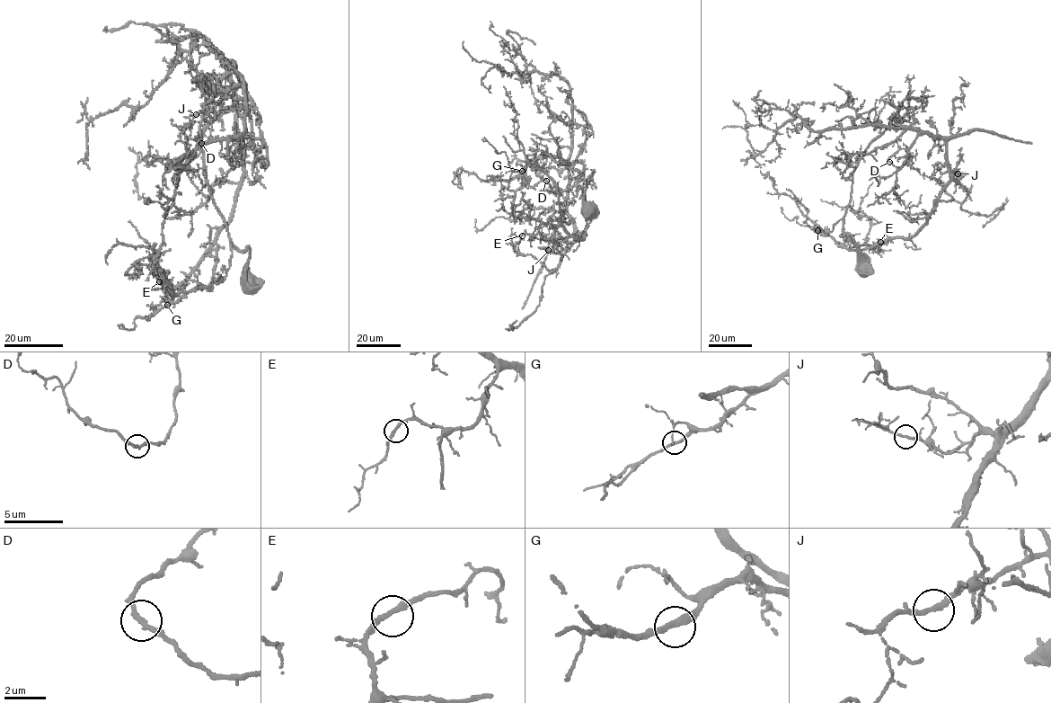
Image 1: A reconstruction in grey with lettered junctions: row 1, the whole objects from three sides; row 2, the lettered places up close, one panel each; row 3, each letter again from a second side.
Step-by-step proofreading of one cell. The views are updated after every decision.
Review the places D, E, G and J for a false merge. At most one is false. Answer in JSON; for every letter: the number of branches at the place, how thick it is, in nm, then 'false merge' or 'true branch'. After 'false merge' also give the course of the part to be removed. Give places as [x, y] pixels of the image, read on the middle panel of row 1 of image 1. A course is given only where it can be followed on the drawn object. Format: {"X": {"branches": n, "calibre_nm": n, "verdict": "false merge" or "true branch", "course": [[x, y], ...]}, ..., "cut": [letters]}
{"D": {"branches": 2, "calibre_nm": 200, "verdict": "true branch"}, "E": {"branches": 2, "calibre_nm": 220, "verdict": "true branch"}, "G": {"branches": 2, "calibre_nm": 240, "verdict": "true branch"}, "J": {"branches": 2, "calibre_nm": 240, "verdict": "true branch"}, "cut": []}

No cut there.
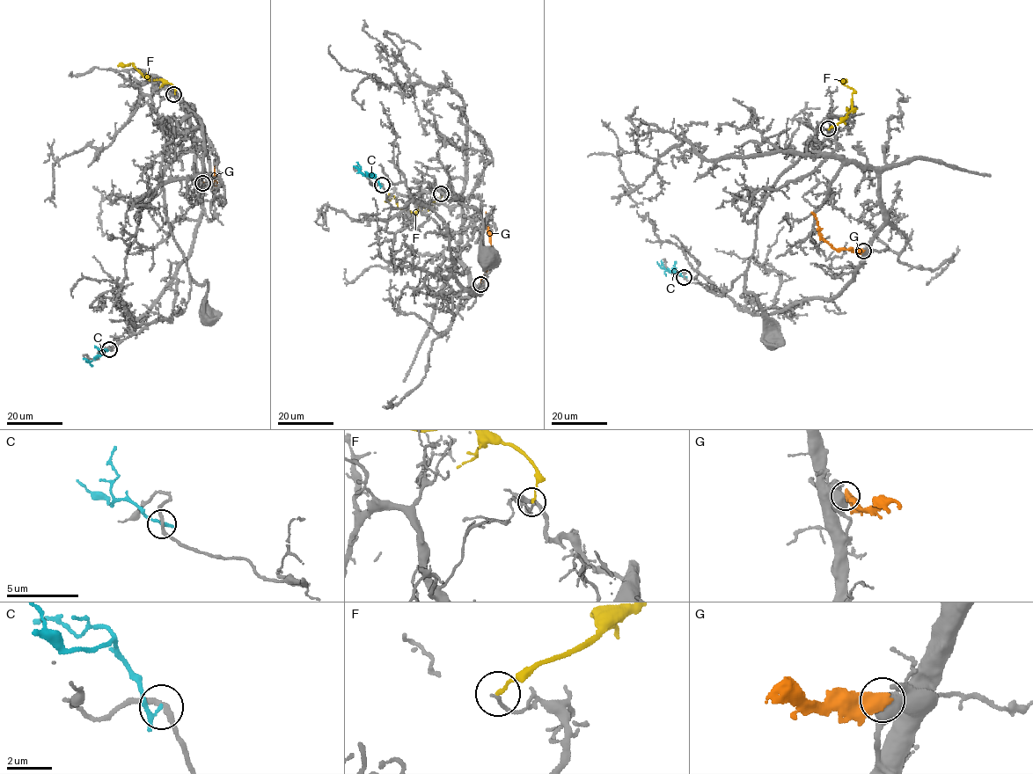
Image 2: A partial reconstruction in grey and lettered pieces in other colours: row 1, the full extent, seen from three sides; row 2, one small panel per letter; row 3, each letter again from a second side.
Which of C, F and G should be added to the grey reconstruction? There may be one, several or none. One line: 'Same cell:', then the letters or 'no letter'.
Same cell: no letter

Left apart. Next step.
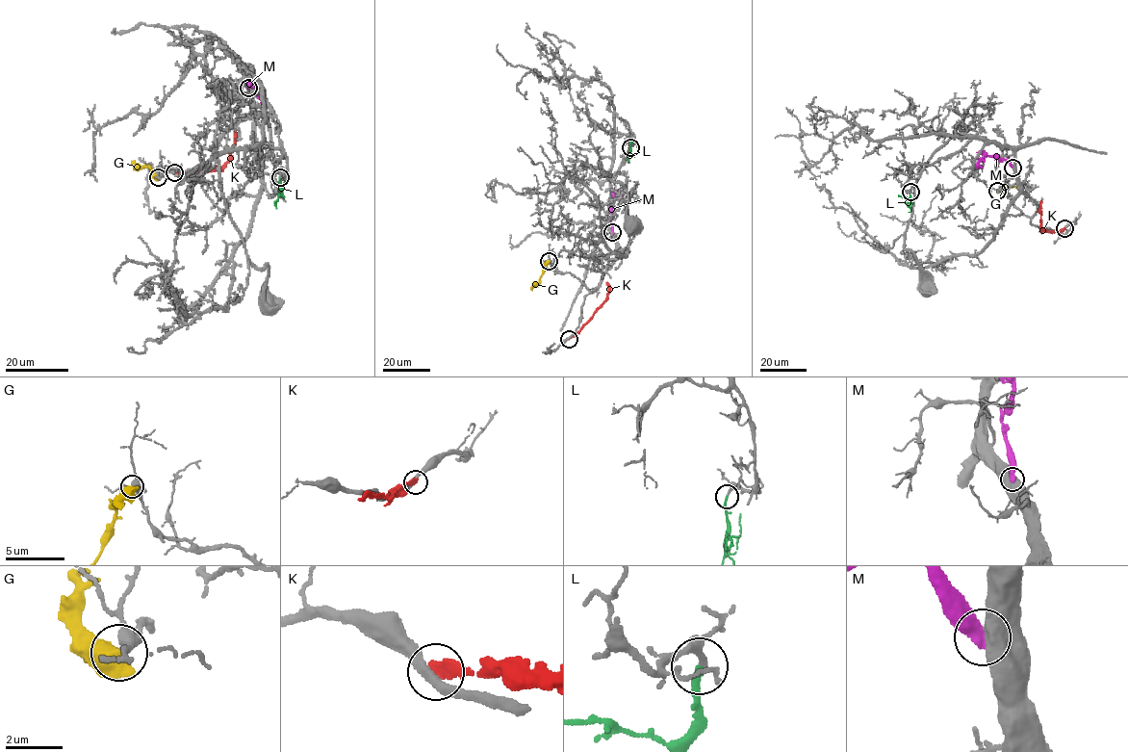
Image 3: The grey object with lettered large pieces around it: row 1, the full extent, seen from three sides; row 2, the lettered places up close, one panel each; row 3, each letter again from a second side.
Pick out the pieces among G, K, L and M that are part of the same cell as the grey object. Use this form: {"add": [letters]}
{"add": ["L"]}

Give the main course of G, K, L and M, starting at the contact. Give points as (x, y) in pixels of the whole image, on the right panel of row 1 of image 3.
G: (997, 191), (1010, 187), (1019, 188), (1026, 184)
K: (1064, 228), (1052, 232), (1040, 229), (1041, 201)
L: (910, 192), (909, 212)
M: (1012, 167), (1005, 159), (986, 156), (978, 165), (983, 168)

